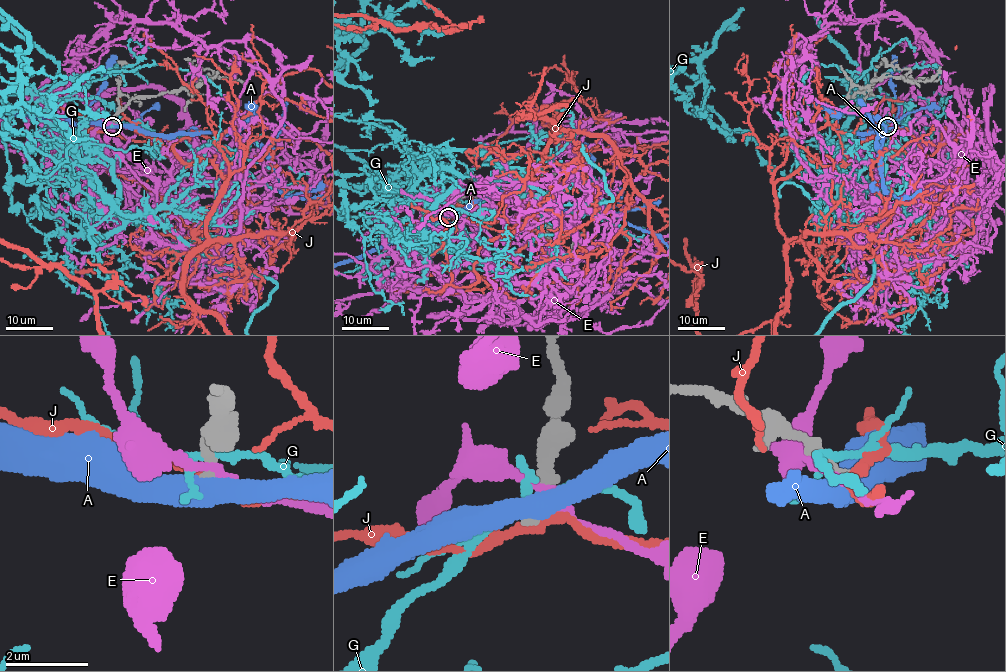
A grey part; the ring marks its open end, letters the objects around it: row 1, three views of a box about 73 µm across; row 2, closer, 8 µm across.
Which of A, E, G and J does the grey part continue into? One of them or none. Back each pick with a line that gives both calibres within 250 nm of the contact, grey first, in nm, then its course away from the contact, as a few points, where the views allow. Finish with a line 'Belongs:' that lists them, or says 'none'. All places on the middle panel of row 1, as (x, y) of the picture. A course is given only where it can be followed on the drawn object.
Belongs: none

